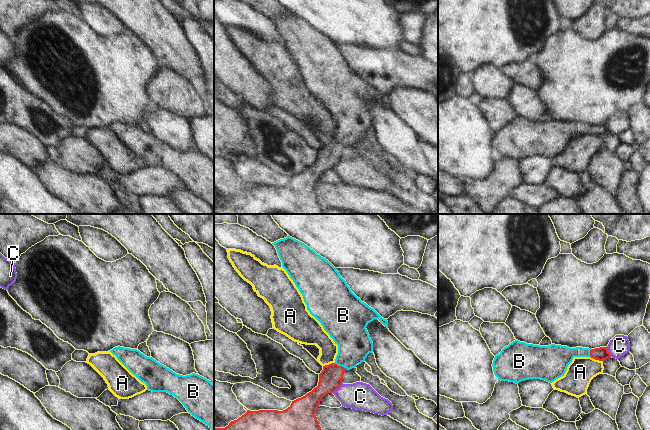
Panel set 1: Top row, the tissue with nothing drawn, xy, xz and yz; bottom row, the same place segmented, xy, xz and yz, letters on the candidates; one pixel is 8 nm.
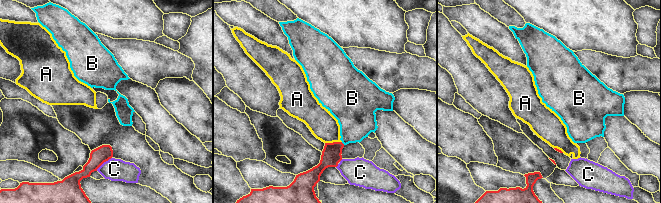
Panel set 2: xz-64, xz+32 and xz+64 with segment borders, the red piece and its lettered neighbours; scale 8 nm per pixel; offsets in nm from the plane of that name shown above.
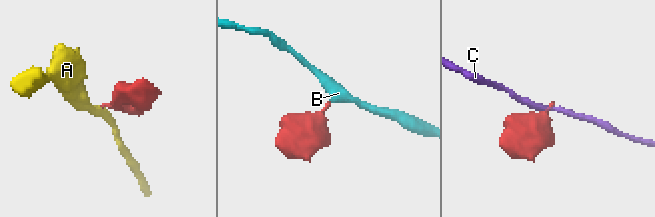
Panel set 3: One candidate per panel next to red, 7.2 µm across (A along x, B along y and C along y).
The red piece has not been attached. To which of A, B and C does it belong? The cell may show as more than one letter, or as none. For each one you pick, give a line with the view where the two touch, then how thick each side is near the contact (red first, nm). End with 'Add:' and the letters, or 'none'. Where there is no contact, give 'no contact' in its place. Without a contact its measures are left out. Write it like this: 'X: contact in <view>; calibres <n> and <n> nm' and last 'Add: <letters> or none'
B: contact in xz; calibres 190 and 280 nm
Add: B

